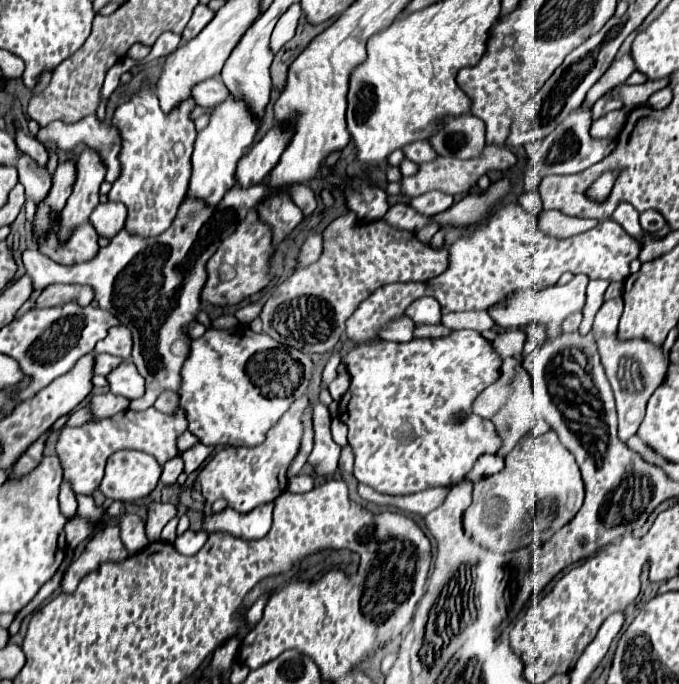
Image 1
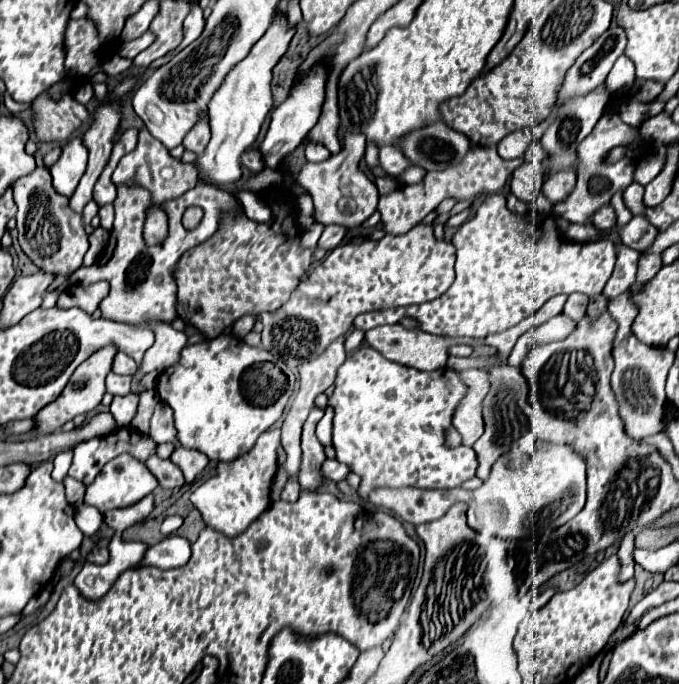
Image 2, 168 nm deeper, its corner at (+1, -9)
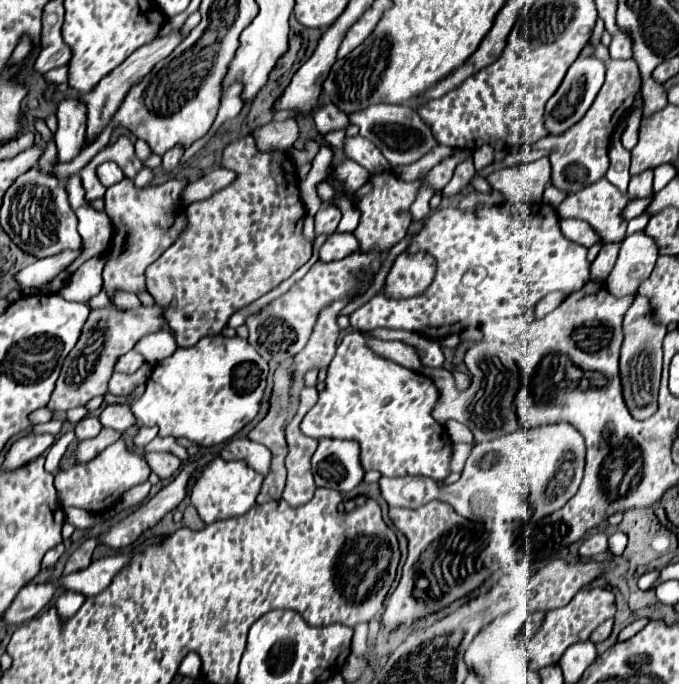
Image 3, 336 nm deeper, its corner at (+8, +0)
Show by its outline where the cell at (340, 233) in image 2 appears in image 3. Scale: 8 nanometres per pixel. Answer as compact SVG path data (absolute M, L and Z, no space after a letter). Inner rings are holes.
M324 204L324 206L316 212L316 216L314 216L314 220L316 220L316 234L318 234L318 236L320 236L320 234L326 234L326 236L334 234L336 228L338 228L340 218L342 218L342 212L340 212L336 206Z

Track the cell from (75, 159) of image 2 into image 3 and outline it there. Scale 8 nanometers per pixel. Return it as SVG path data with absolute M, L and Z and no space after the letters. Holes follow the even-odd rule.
M64 100L56 112L58 118L58 132L54 134L58 146L58 162L72 162L86 140L86 126L84 126L84 106L78 100Z

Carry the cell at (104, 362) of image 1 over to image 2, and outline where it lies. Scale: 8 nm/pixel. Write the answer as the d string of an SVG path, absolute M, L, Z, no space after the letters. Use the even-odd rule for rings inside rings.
M115 373L107 375L107 391L111 395L127 395L129 387L131 387L129 375L115 375Z

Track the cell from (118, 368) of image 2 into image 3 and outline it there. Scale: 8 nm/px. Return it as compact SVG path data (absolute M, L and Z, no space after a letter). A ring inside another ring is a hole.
M130 350L130 352L122 354L122 356L116 360L116 364L114 364L114 372L132 374L132 372L136 372L142 364L144 364L144 358L140 358L140 354L136 354L136 352Z

